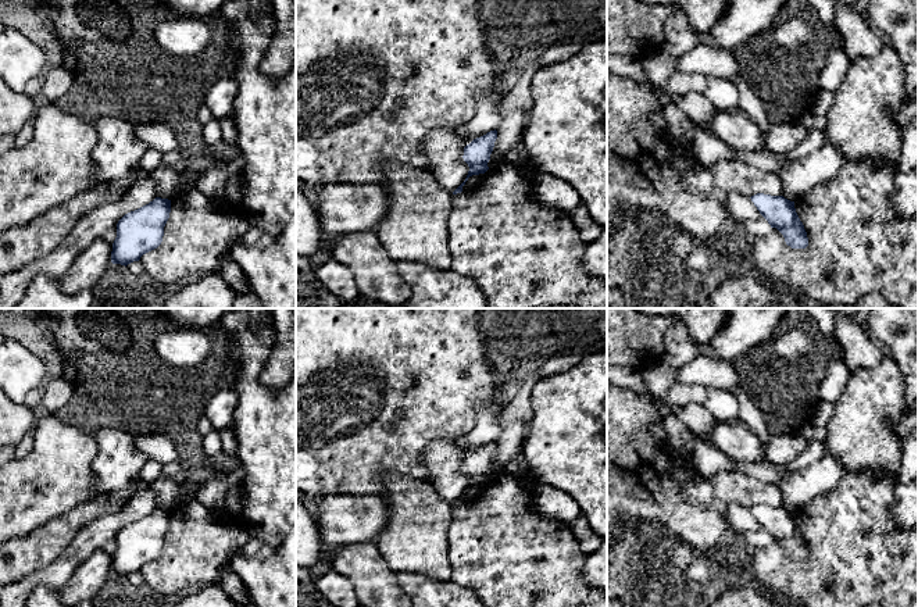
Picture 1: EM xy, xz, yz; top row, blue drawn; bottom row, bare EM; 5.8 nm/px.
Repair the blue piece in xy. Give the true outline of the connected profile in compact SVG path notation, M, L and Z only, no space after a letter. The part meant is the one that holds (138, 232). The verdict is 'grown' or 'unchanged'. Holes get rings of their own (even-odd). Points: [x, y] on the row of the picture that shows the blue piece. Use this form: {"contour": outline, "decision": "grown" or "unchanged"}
{"contour": "M156 197L149 204L125 214L117 224L111 263L128 265L157 249L169 218L171 200Z", "decision": "unchanged"}

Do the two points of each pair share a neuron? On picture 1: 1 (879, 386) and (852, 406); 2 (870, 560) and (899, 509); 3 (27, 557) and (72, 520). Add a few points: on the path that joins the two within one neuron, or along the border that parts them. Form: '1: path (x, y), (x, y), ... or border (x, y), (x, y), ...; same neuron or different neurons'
1: path (872, 393), (858, 406); same neuron
2: border (893, 485), (890, 516), (903, 528); different neurons
3: path (38, 549), (61, 531); same neuron

